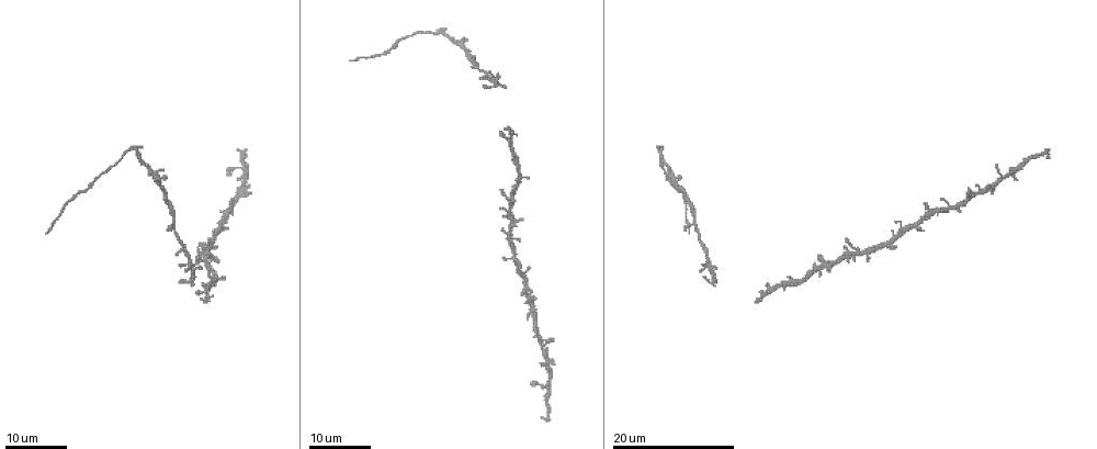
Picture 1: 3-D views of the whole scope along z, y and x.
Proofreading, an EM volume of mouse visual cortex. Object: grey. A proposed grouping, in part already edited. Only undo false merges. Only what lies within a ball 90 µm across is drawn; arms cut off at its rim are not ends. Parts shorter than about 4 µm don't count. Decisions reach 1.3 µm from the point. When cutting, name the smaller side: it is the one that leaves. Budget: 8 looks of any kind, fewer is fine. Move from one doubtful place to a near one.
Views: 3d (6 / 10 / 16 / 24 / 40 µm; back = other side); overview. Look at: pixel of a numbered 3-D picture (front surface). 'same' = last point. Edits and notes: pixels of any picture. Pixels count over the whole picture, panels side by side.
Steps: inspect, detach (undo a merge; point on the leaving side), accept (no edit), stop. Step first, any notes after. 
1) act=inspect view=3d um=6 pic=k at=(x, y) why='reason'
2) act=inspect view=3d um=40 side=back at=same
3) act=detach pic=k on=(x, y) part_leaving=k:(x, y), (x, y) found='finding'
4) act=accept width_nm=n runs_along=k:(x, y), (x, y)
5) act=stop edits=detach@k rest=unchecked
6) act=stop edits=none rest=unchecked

act=inspect view=3d um=24 pic=1 at=(698, 233) why='a narrow waist'

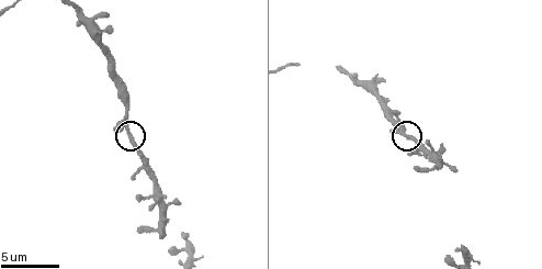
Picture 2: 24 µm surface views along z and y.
act=inspect view=3d um=6 pic=2 at=(129, 133) why='closer look'

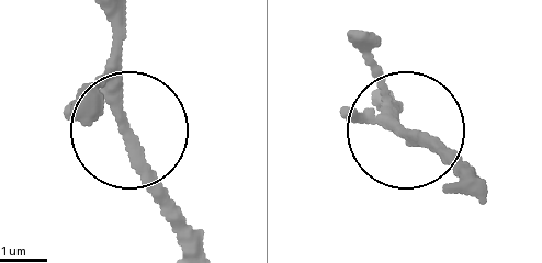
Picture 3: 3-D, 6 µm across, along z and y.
act=inspect view=3d um=6 side=back pic=3 at=(122, 119)

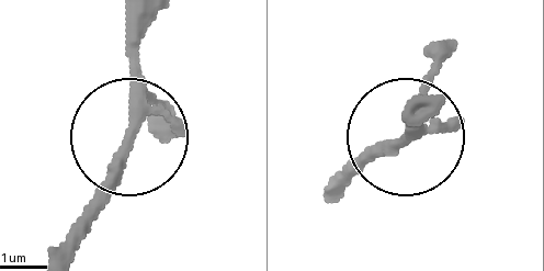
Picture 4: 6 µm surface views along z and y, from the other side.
act=accept found='one neuron here'

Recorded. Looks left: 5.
act=inspect view=3d um=6 pic=2 at=(360, 82) why='four-way junction'

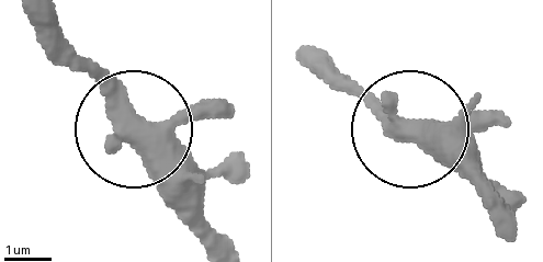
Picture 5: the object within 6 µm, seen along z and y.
act=inspect view=3d um=6 side=back pic=5 at=(142, 123) why='from behind'

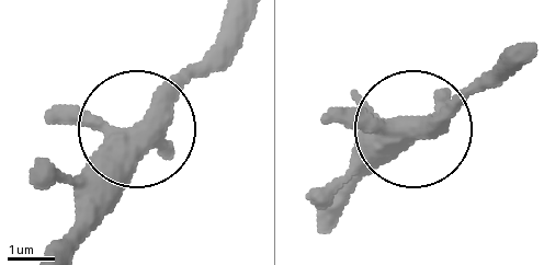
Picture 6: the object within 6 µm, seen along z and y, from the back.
act=accept width_nm=410 runs_along=6:(61, 238), (109, 156), (235, 30) found='all the same neuron'

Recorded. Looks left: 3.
act=inspect view=3d um=16 pic=1 at=(432, 32) why='calibre changes'

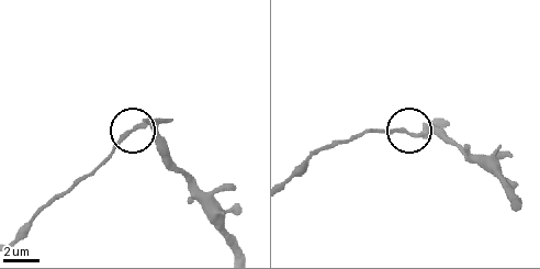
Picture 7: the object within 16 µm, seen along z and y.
act=inspect view=3d um=6 pic=7 at=(413, 135) why='zoom in'

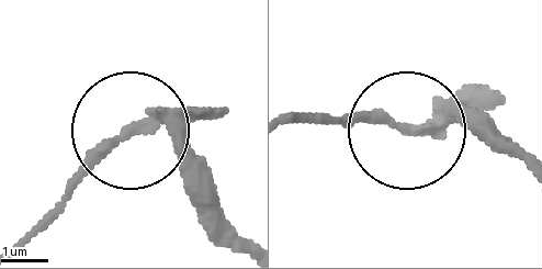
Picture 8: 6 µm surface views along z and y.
act=detach pic=8 on=(80, 180) width_nm=250 part_leaving=8:(126, 134), (12, 248) found='a second neuron is stuck on'

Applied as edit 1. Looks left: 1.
act=stop edits=detach@8 rest=unchecked

